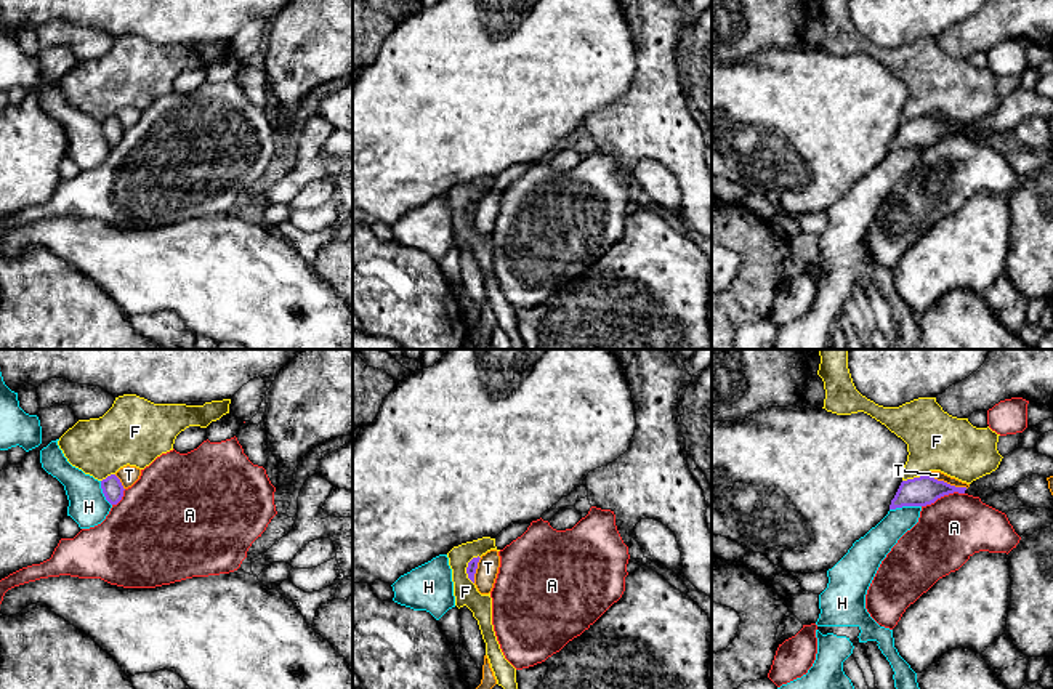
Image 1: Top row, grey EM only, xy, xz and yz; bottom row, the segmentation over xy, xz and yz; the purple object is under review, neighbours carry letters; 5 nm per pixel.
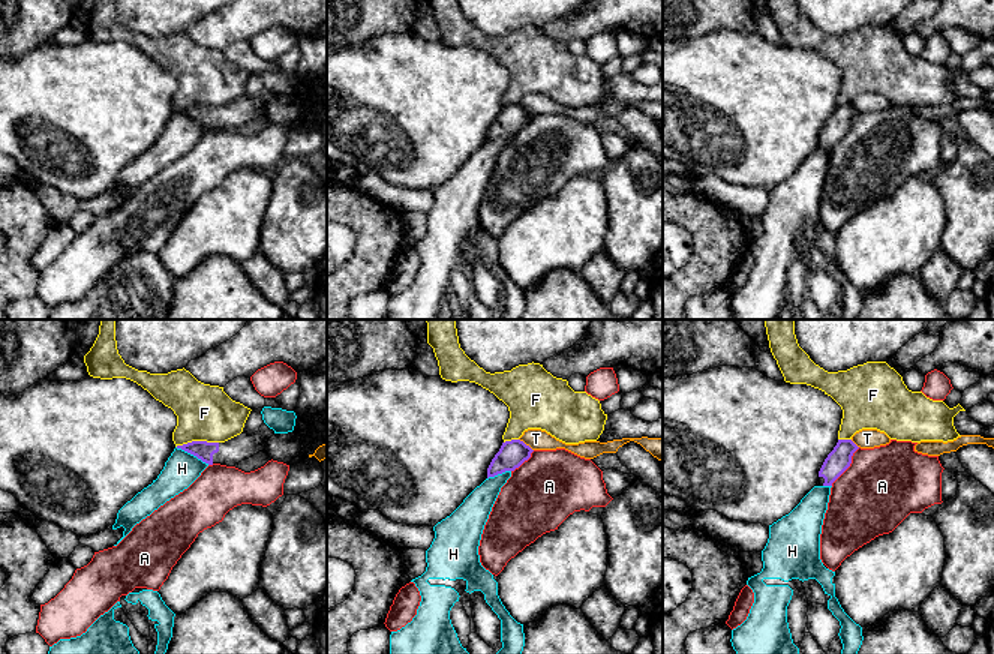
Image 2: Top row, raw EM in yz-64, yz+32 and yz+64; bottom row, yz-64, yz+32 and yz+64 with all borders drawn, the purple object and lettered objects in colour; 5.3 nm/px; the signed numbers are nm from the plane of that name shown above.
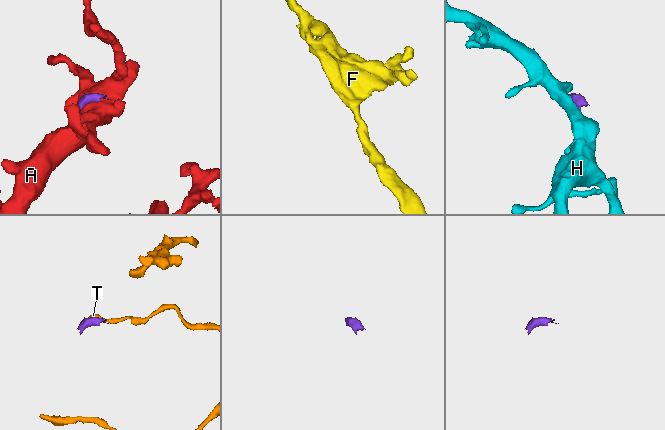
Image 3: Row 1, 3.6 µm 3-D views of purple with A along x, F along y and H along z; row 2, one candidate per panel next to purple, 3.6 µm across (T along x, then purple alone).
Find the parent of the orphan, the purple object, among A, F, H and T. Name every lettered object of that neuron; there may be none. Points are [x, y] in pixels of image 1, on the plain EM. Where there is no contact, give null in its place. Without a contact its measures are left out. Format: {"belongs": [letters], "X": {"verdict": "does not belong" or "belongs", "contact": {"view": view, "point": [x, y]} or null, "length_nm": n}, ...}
{"belongs": [], "A": {"verdict": "does not belong", "contact": {"view": "yz", "point": [943, 136]}, "length_nm": 220}, "F": {"verdict": "does not belong", "contact": {"view": "xz", "point": [467, 210]}, "length_nm": 150}, "H": {"verdict": "does not belong", "contact": {"view": "yz", "point": [904, 146]}, "length_nm": 160}, "T": {"verdict": "does not belong", "contact": {"view": "yz", "point": [946, 124]}, "length_nm": 220}}

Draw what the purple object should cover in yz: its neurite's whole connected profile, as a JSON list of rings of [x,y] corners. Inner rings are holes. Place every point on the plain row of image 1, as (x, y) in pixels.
[[[1019,88],[1005,96],[995,112],[973,122],[968,130],[950,127],[926,115],[902,122],[891,141],[890,151],[926,147],[954,133],[986,139],[1013,128],[1018,122],[1032,115],[1053,117],[1053,99],[1039,95],[1035,90]]]

